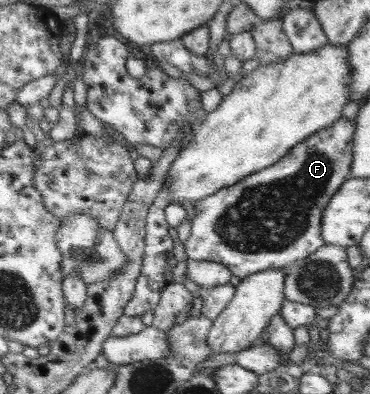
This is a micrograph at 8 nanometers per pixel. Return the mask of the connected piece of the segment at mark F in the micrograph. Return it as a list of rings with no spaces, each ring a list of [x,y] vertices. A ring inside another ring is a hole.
[[[340,116],[331,126],[315,131],[315,134],[291,147],[283,158],[270,167],[248,175],[234,186],[223,187],[215,191],[215,195],[195,203],[191,235],[184,243],[188,261],[213,261],[227,267],[231,275],[243,279],[259,271],[283,270],[296,260],[314,253],[324,244],[320,234],[323,208],[349,177],[353,127],[353,120]]]

